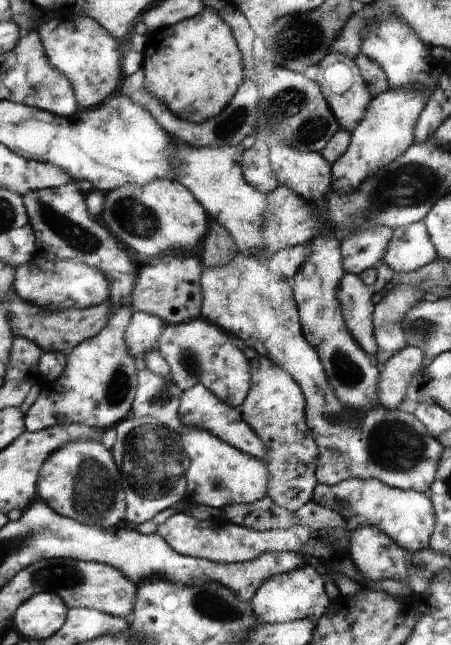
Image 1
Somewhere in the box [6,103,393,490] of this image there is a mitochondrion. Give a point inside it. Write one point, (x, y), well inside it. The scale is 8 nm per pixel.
(83, 241)

